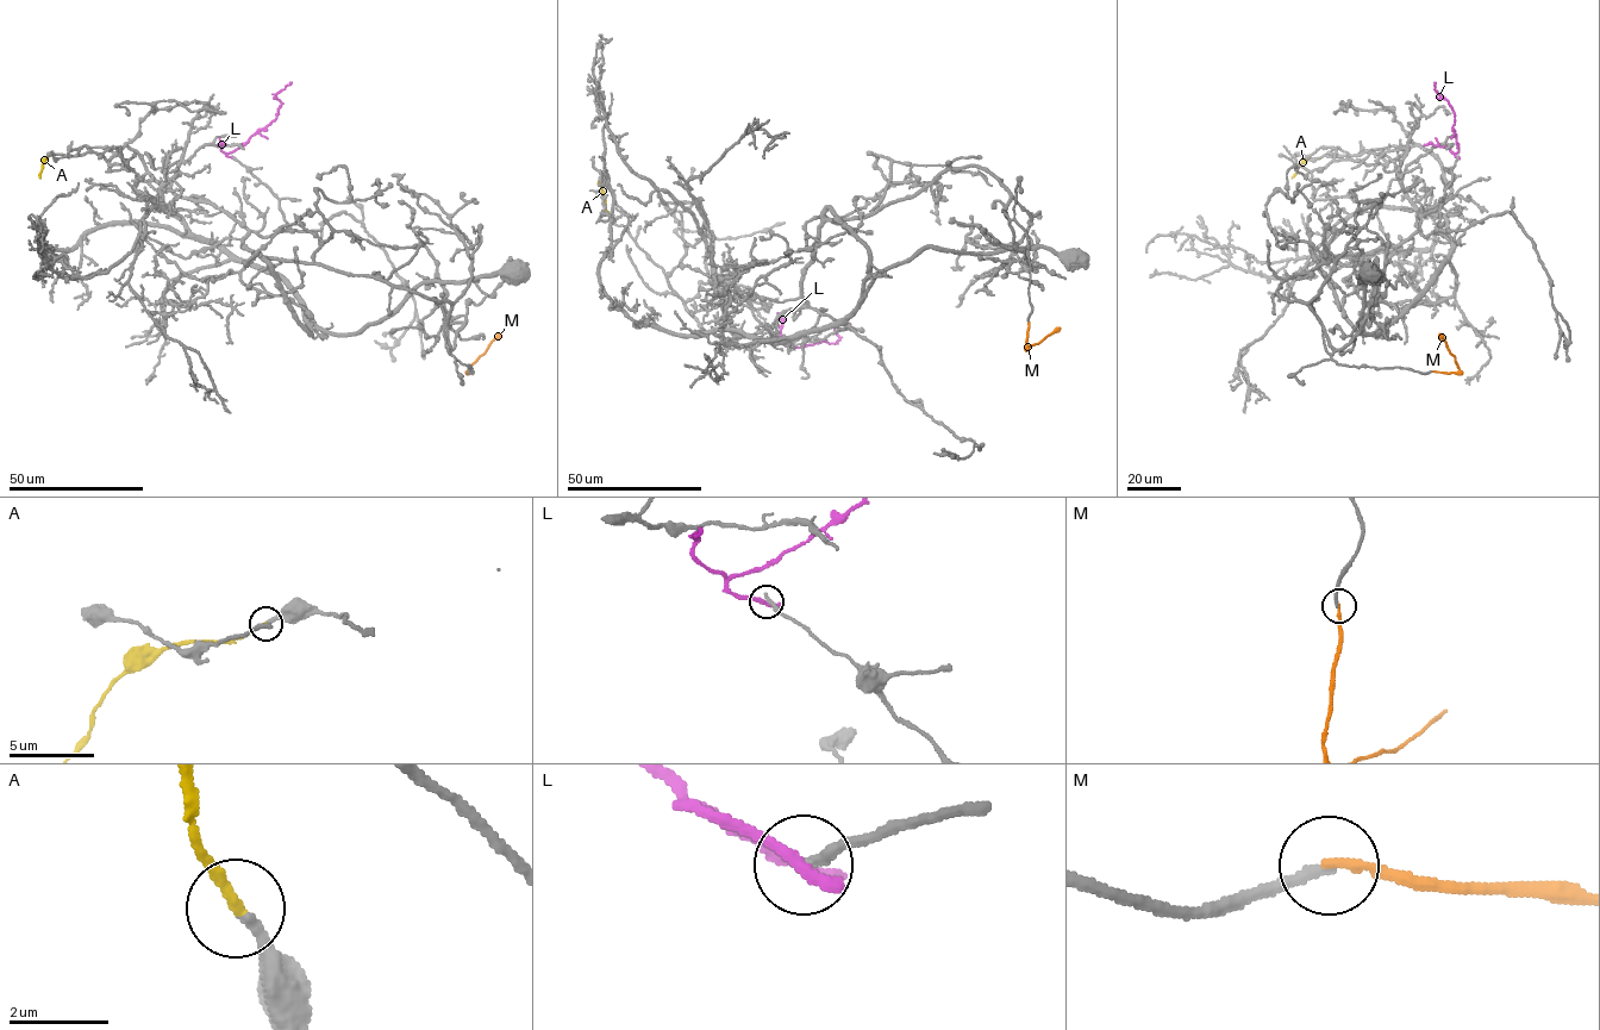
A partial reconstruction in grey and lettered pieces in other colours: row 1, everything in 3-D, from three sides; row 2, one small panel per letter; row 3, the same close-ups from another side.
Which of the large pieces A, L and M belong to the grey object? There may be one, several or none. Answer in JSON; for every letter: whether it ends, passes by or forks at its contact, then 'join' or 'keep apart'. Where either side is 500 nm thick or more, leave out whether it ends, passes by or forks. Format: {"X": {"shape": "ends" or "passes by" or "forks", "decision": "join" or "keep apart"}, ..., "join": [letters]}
{"A": {"shape": "ends", "decision": "join"}, "L": {"shape": "ends", "decision": "keep apart"}, "M": {"shape": "ends", "decision": "join"}, "join": ["A", "M"]}

